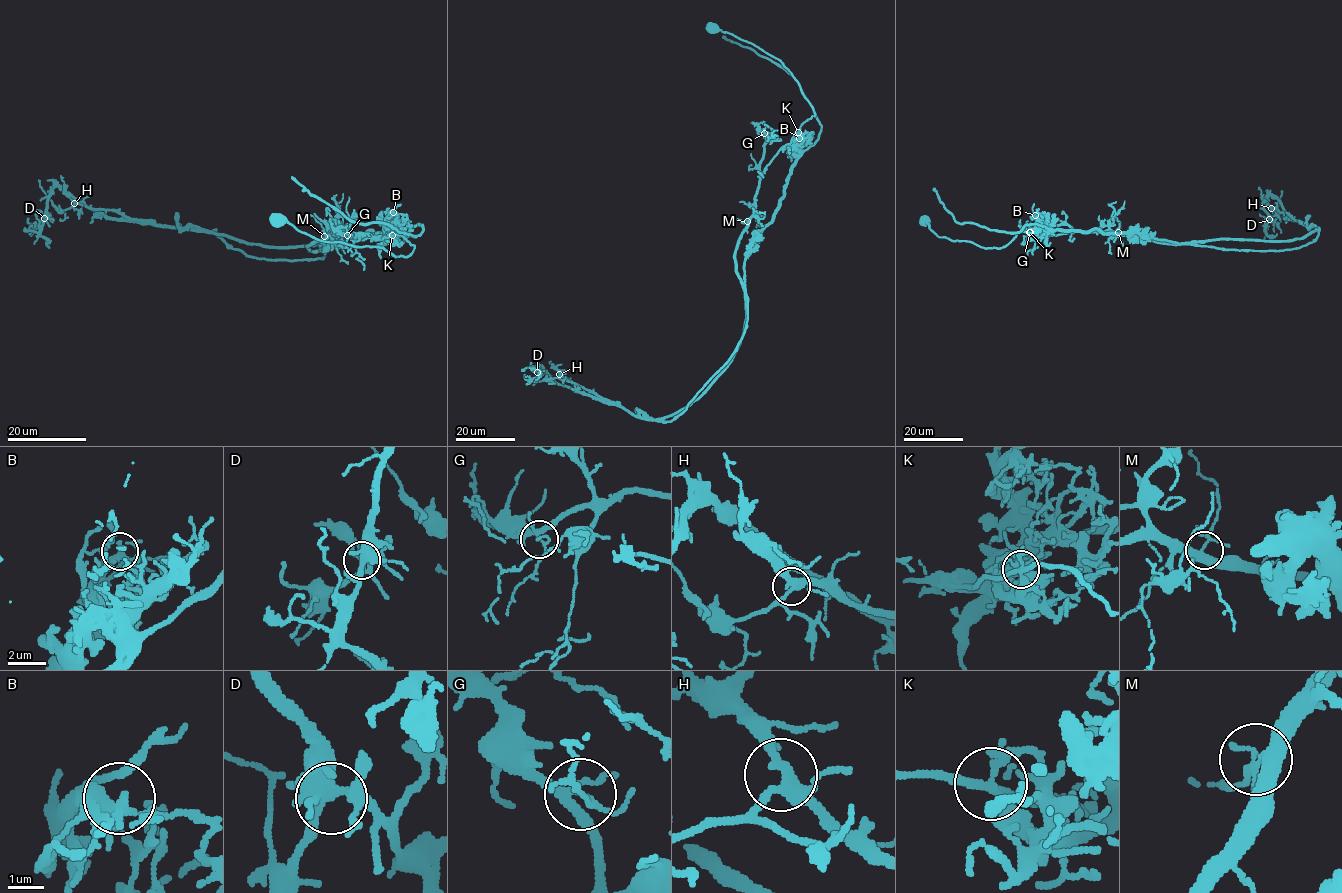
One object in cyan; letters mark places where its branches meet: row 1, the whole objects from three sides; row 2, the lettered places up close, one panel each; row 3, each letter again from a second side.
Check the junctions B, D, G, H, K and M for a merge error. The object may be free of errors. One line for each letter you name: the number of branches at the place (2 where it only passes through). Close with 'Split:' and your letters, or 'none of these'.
K: branches 5
Split: K

